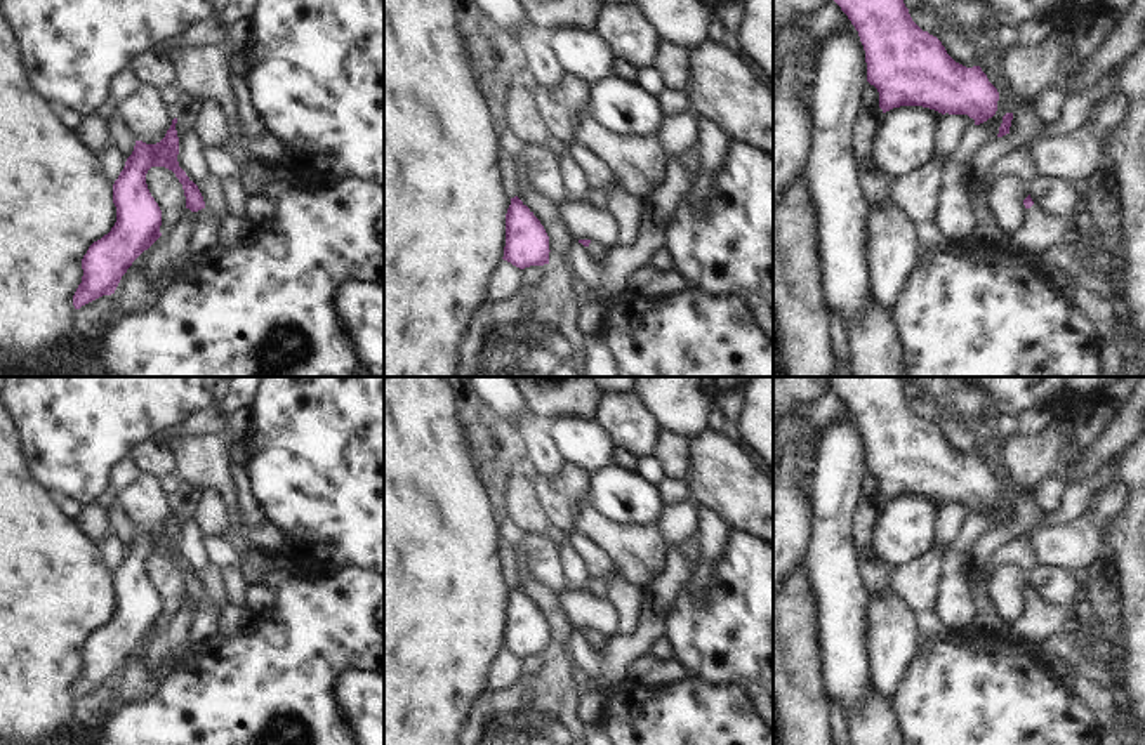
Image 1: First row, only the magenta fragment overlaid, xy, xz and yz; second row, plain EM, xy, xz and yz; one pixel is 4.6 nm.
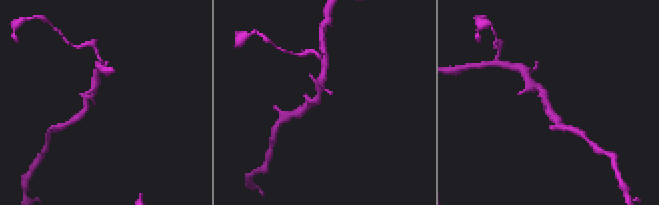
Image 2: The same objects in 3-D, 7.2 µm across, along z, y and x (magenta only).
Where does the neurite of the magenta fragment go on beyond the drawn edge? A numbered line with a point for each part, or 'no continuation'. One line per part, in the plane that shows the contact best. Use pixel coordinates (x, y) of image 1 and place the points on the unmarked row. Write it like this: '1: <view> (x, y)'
1: xy (202, 629)

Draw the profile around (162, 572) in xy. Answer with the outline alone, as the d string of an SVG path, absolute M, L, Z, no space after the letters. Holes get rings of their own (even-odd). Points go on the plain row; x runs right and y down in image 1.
M151 556L146 563L146 573L162 599L160 622L167 622L186 599L182 573L175 563L165 556Z

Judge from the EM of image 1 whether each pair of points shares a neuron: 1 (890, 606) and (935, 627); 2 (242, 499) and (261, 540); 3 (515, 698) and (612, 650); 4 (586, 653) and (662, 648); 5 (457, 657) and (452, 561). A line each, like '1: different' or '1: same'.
1: different
2: same
3: different
4: different
5: same

